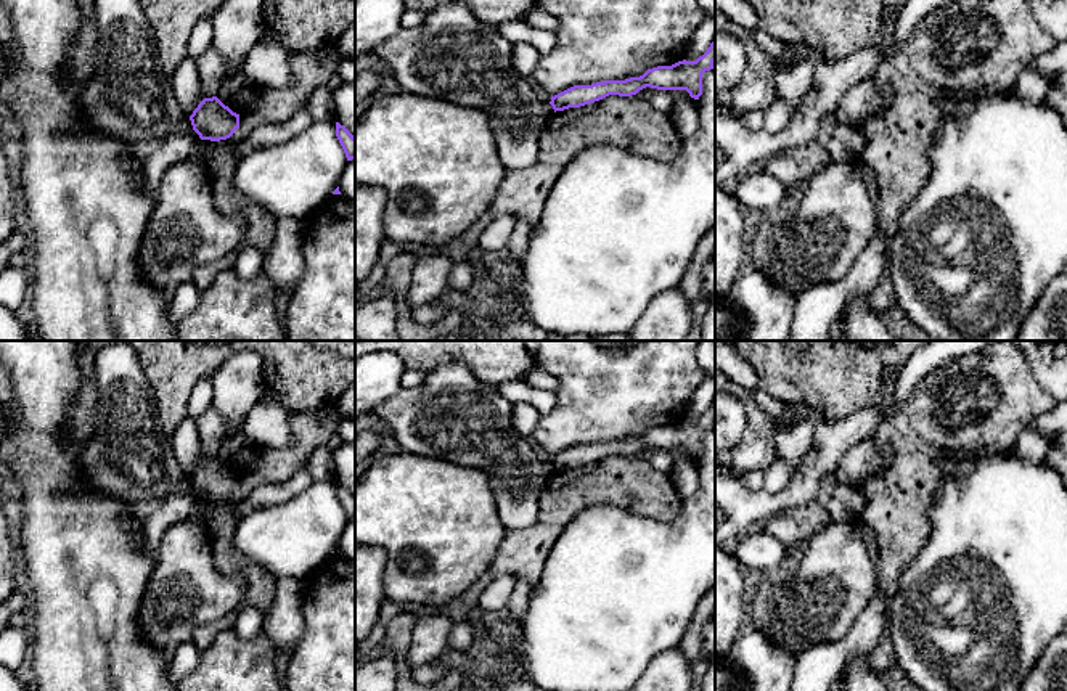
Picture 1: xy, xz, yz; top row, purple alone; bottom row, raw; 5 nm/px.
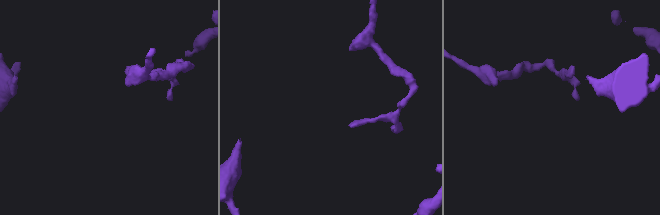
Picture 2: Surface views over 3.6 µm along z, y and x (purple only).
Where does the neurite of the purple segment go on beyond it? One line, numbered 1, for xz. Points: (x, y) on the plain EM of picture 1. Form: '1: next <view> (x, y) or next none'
1: next none

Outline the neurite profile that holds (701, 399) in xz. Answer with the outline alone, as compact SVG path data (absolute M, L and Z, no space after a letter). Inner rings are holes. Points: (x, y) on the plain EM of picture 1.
M707 376L693 392L685 413L685 419L696 421L707 411L713 400L715 400L715 376Z

